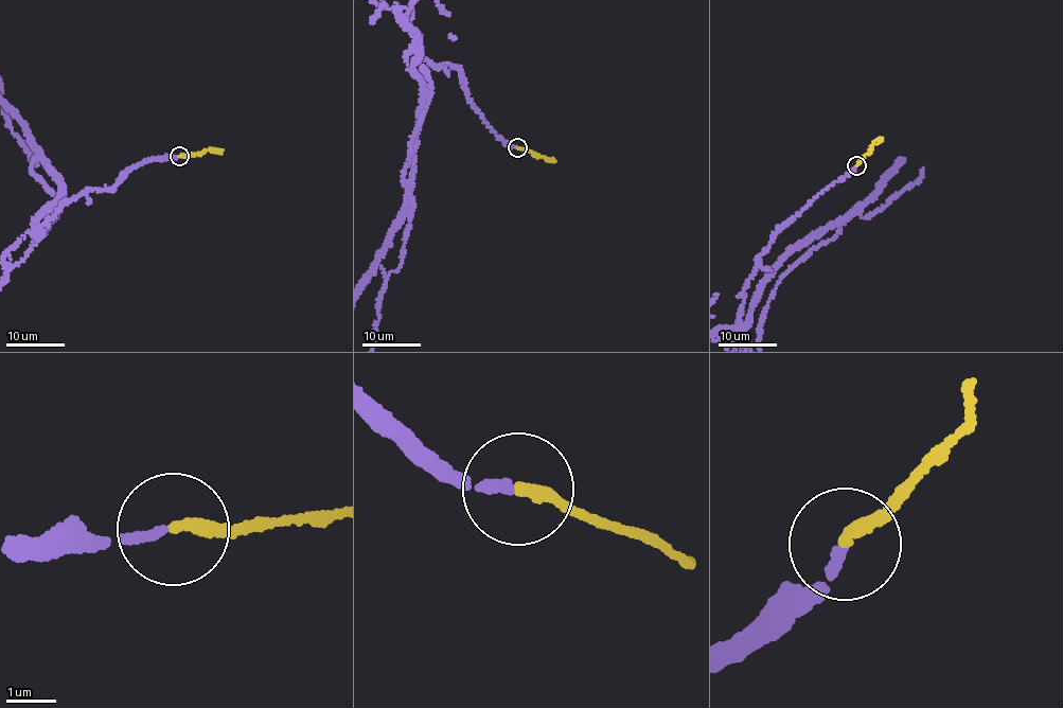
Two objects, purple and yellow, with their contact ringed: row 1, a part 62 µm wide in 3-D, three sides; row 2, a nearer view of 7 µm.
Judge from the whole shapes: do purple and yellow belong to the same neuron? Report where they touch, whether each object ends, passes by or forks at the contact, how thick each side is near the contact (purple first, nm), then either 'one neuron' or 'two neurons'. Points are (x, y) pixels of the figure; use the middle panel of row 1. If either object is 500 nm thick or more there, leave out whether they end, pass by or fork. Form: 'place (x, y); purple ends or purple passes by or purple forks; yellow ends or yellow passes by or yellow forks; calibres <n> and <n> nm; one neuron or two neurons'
place (517, 147); purple ends; yellow ends; calibres 200 and 240 nm; one neuron

